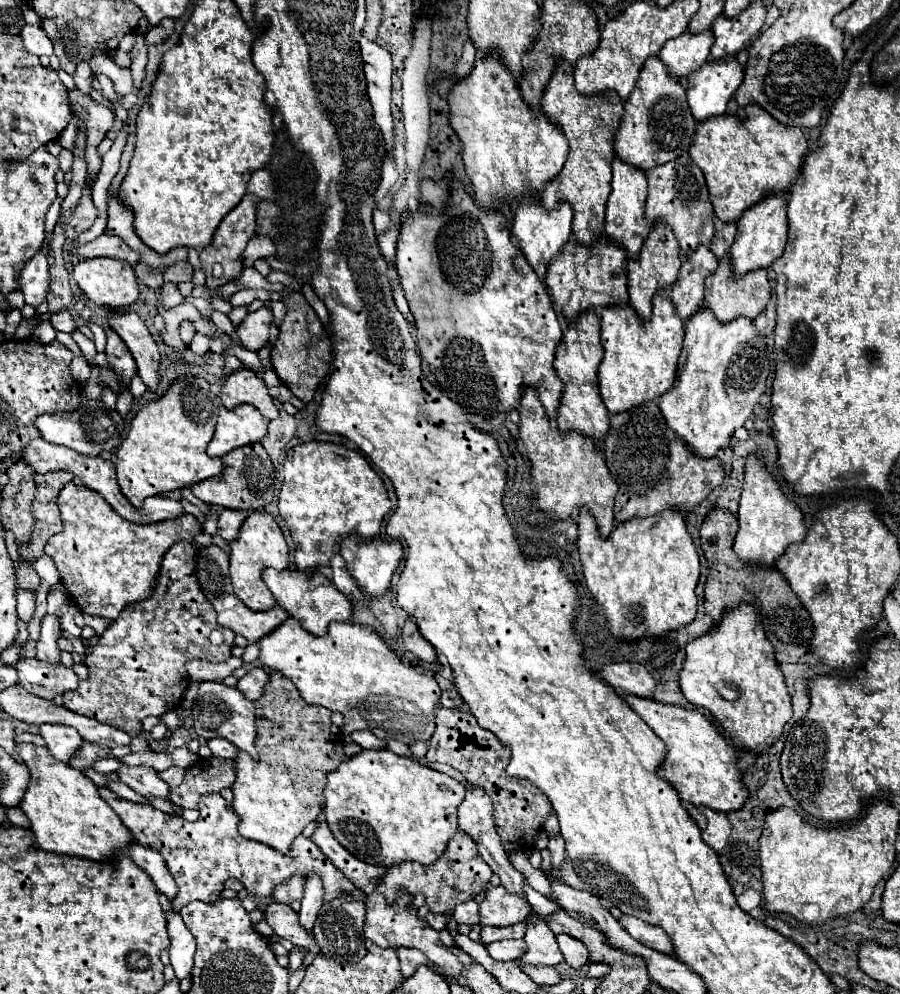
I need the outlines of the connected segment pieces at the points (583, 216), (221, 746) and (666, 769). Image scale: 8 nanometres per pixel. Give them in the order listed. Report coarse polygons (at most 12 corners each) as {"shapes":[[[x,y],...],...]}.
{"shapes":[[[560,62],[542,112],[562,128],[568,158],[542,204],[574,208],[590,246],[604,232],[614,130],[622,100],[584,96]],[[208,740],[214,756],[234,760],[238,750],[224,740]],[[624,700],[664,740],[684,802],[744,806],[738,754],[698,710]]]}

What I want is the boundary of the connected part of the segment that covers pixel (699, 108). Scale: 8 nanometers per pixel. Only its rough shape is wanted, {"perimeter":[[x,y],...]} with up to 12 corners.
{"perimeter":[[736,56],[708,60],[688,76],[698,122],[726,112],[742,84]]}

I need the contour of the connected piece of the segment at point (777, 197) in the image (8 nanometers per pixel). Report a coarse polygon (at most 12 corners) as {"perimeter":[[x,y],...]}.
{"perimeter":[[786,192],[748,208],[730,248],[734,274],[770,268],[788,242]]}

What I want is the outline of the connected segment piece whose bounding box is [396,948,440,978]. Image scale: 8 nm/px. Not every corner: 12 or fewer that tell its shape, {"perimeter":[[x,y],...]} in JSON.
{"perimeter":[[396,948],[402,974],[412,976],[418,966],[440,972],[438,966],[420,952]]}

